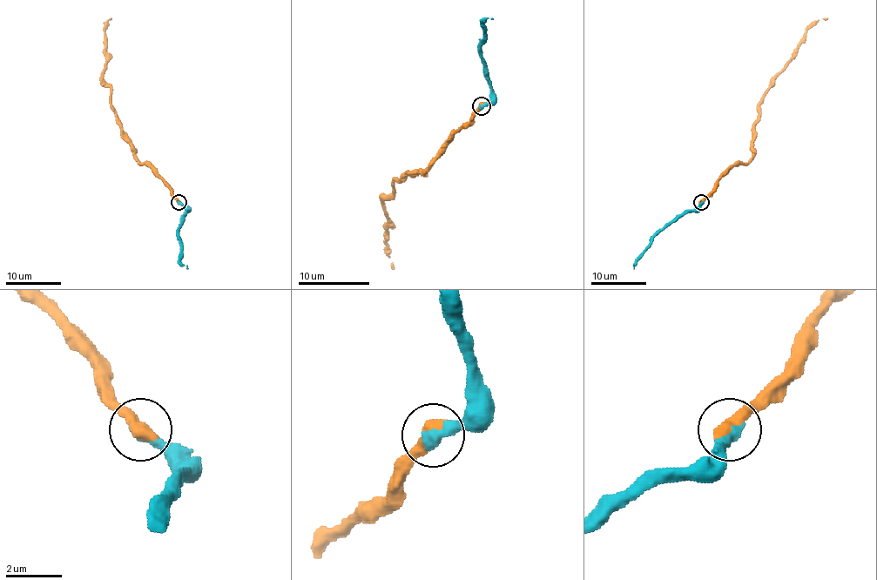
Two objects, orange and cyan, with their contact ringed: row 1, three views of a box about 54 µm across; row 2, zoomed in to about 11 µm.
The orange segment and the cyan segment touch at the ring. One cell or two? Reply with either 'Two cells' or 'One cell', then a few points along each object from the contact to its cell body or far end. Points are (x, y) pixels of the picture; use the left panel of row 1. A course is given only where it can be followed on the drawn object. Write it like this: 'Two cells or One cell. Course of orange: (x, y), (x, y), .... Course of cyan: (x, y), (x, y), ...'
One cell. Course of orange: (178, 202), (169, 185), (137, 158), (134, 145), (111, 104), (111, 89), (103, 78), (105, 23), (111, 17). Course of cyan: (178, 202), (185, 207), (178, 237), (179, 261), (188, 268)

